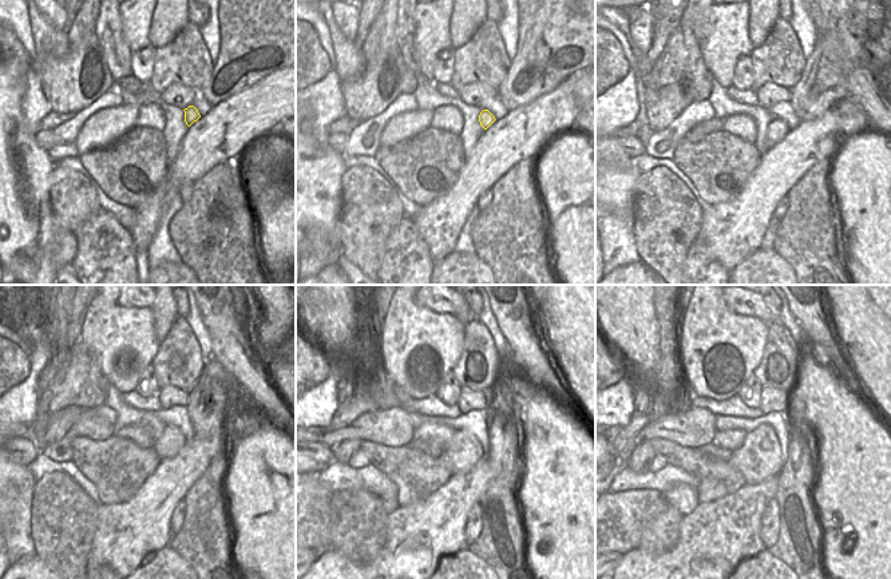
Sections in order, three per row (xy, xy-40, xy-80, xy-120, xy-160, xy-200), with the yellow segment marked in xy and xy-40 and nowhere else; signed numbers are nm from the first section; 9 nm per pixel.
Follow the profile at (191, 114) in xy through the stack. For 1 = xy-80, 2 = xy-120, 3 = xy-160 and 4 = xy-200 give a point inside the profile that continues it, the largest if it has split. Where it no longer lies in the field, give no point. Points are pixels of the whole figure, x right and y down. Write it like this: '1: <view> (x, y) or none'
1: xy-80 (777, 129)
2: xy-120 (171, 440)
3: xy-160 (464, 449)
4: xy-200 (759, 457)

